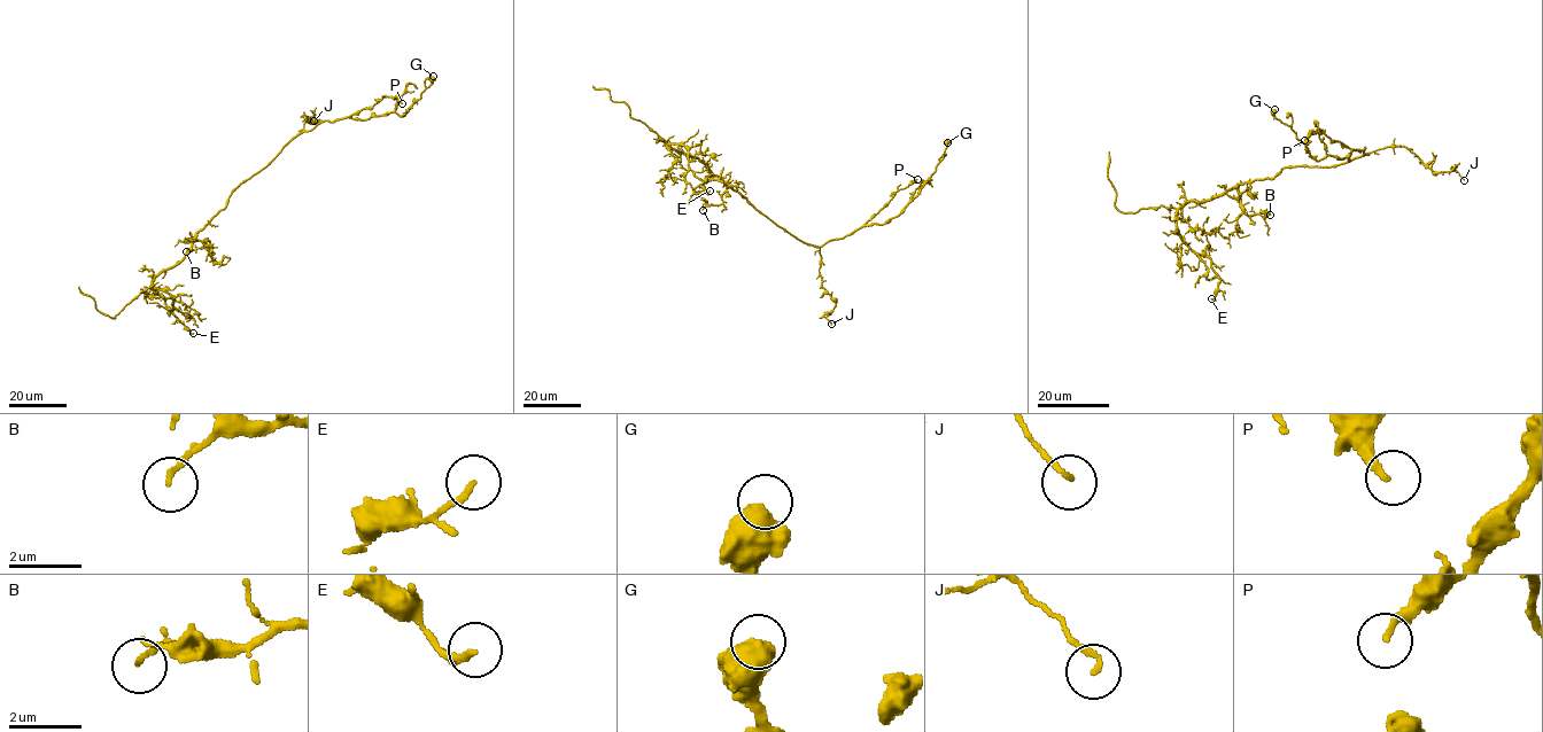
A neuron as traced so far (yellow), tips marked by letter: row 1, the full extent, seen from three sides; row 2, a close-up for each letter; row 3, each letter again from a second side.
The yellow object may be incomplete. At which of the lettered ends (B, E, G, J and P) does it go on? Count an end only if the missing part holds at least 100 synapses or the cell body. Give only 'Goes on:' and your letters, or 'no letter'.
Goes on: no letter

